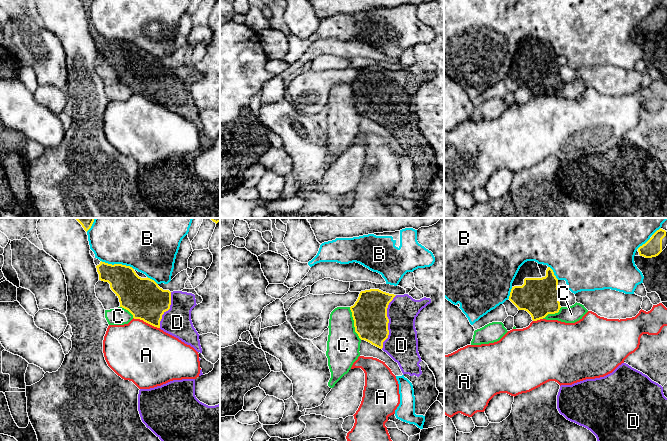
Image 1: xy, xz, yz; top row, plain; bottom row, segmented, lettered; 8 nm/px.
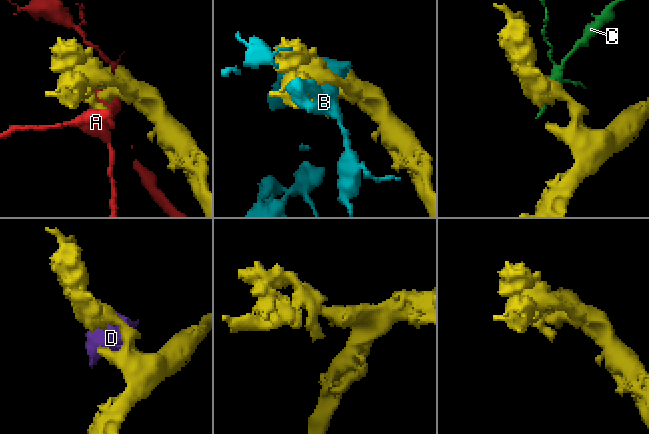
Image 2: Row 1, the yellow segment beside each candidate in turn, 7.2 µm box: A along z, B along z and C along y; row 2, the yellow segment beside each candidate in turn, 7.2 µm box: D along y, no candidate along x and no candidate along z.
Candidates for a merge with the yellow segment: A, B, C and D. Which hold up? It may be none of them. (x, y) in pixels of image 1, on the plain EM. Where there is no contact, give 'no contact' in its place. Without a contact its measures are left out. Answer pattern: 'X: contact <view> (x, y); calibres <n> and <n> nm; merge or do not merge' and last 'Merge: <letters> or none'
A: contact xy (146, 98); calibres 320 and 480 nm; do not merge
B: contact xy (117, 40); calibres 260 and 380 nm; do not merge
C: contact xz (354, 99); calibres 280 and 260 nm; do not merge
D: contact xz (388, 98); calibres 280 and 260 nm; merge
Merge: D

